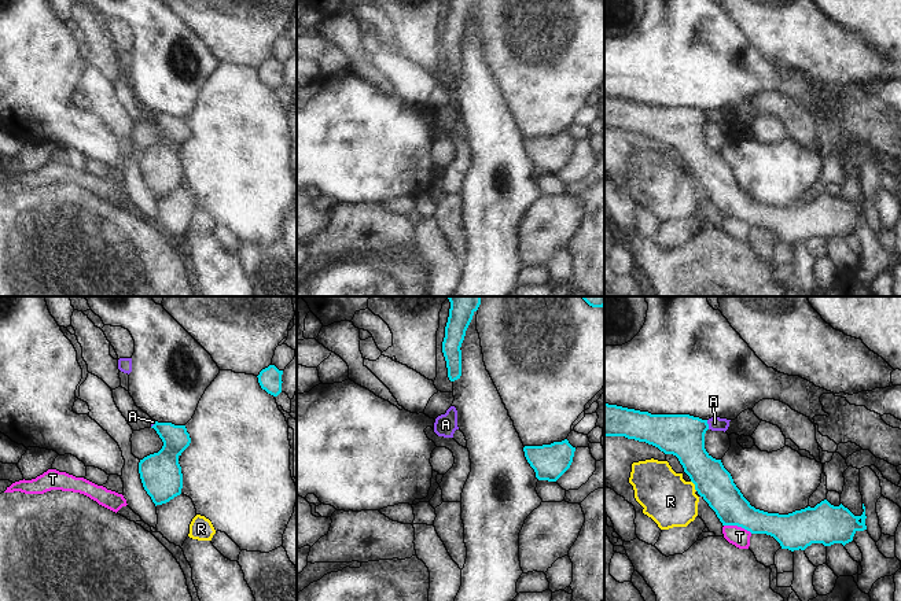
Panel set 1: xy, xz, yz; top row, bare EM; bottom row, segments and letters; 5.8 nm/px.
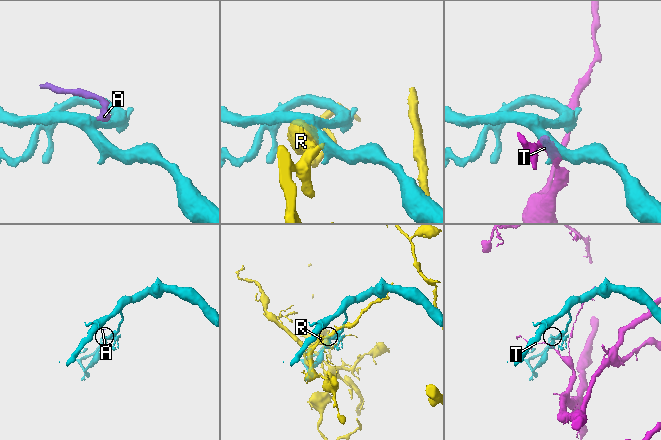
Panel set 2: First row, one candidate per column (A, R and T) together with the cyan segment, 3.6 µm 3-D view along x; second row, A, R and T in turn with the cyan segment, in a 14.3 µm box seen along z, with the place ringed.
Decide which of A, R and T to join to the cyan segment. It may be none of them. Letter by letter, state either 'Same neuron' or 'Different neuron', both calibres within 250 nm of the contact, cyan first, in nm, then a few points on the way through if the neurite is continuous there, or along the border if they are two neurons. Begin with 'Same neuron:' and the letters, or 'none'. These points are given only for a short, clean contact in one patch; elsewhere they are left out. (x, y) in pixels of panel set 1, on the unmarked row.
Same neuron: none
A: Different neuron. Thickness 260 nm (cyan) against 80 nm. Boundary: yz (706, 113), (709, 121)
R: Different neuron. Thickness 220 nm (cyan) against 300 nm
T: Different neuron. Thickness 200 nm (cyan) against 120 nm

